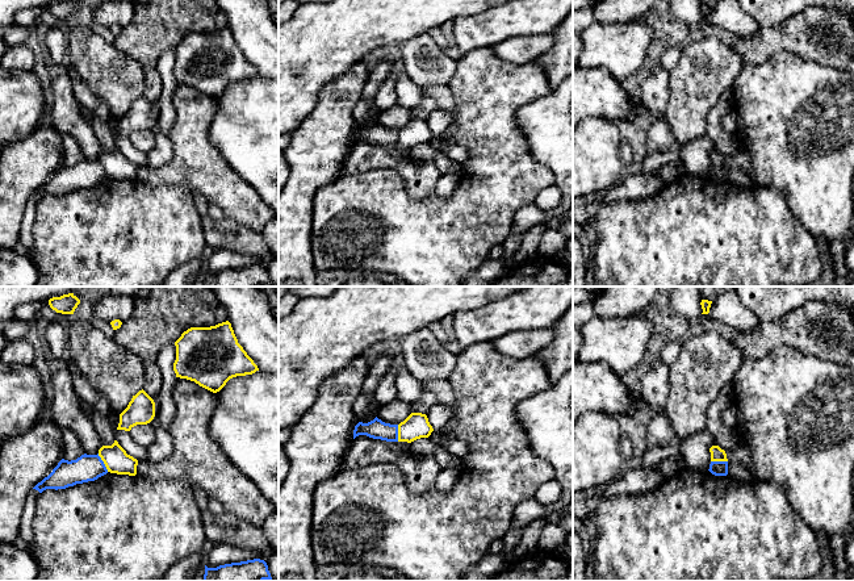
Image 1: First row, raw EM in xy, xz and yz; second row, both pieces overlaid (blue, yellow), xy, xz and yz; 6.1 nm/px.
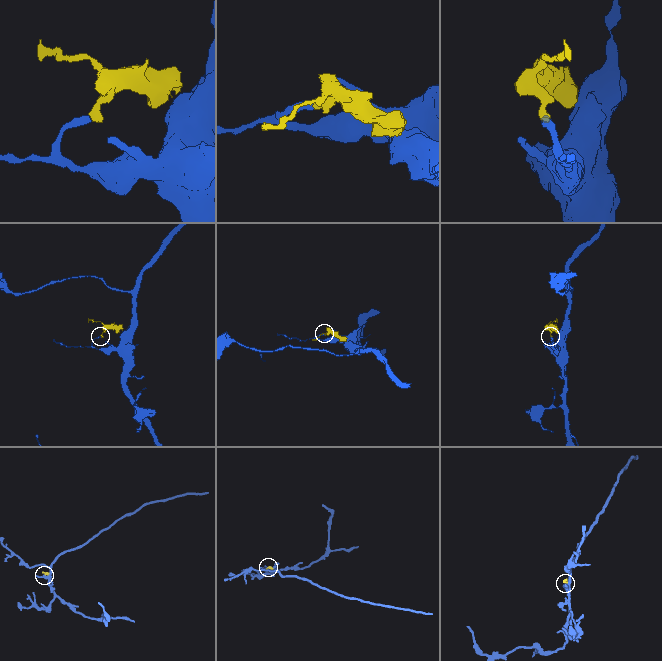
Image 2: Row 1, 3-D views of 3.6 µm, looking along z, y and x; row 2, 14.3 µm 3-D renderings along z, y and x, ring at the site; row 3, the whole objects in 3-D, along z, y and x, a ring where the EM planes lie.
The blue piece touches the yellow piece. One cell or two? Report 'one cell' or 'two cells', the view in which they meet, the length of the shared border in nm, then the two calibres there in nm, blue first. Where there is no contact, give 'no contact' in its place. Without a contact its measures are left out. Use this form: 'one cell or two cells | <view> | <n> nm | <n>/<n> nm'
two cells | xy | 130 nm | 160/150 nm

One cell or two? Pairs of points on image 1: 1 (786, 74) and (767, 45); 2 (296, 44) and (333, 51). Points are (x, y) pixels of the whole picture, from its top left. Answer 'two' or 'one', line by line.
1: two
2: one

